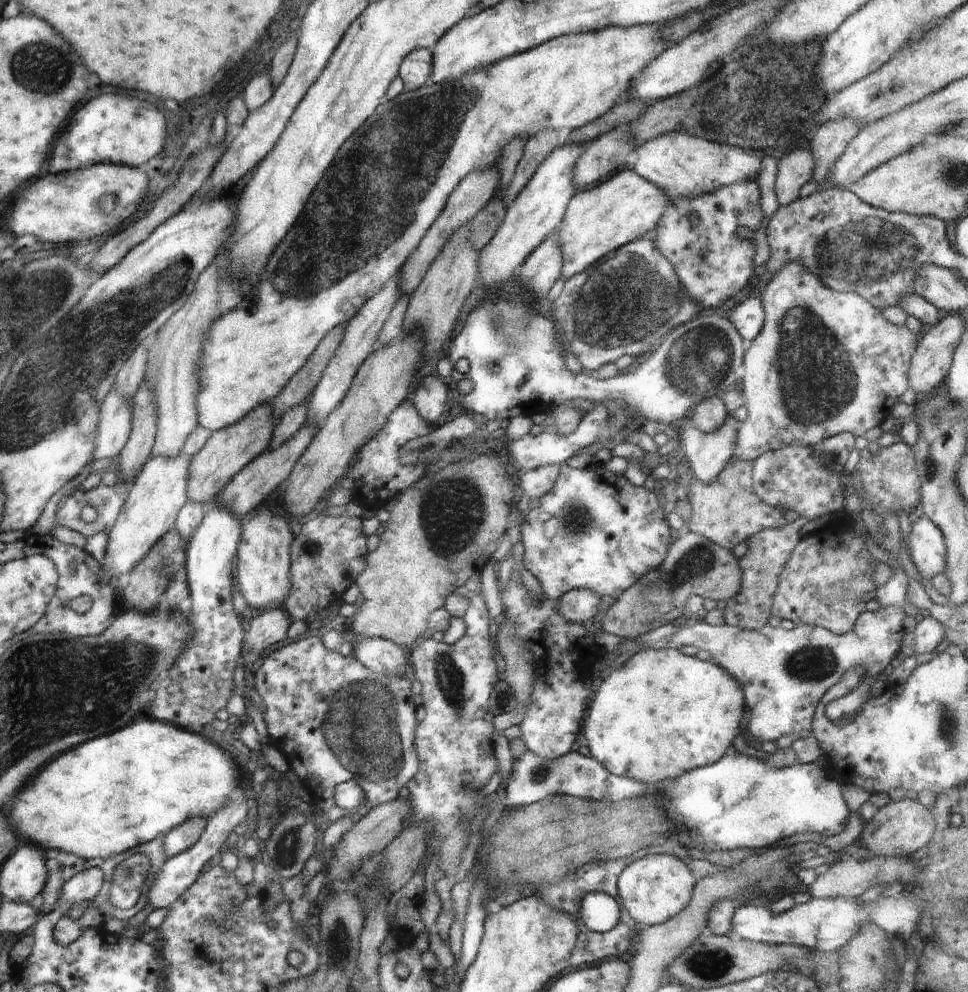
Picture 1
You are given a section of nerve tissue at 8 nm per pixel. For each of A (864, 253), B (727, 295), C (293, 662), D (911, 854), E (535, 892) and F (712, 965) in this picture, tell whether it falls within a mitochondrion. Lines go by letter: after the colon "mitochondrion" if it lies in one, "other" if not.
A: mitochondrion
B: other
C: other
D: other
E: other
F: mitochondrion

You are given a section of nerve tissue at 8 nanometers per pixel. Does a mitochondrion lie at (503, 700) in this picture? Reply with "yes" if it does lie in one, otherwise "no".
yes

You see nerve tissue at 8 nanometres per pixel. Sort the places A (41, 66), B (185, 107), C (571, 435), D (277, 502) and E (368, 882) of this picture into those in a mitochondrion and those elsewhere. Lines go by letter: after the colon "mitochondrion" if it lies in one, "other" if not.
A: mitochondrion
B: other
C: other
D: other
E: mitochondrion

